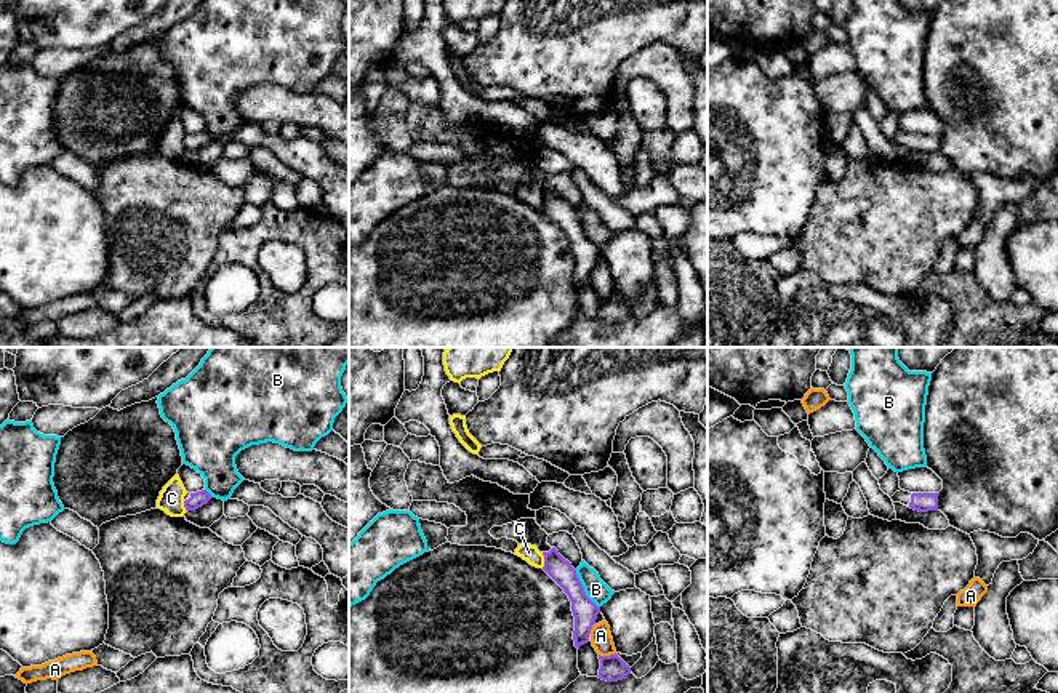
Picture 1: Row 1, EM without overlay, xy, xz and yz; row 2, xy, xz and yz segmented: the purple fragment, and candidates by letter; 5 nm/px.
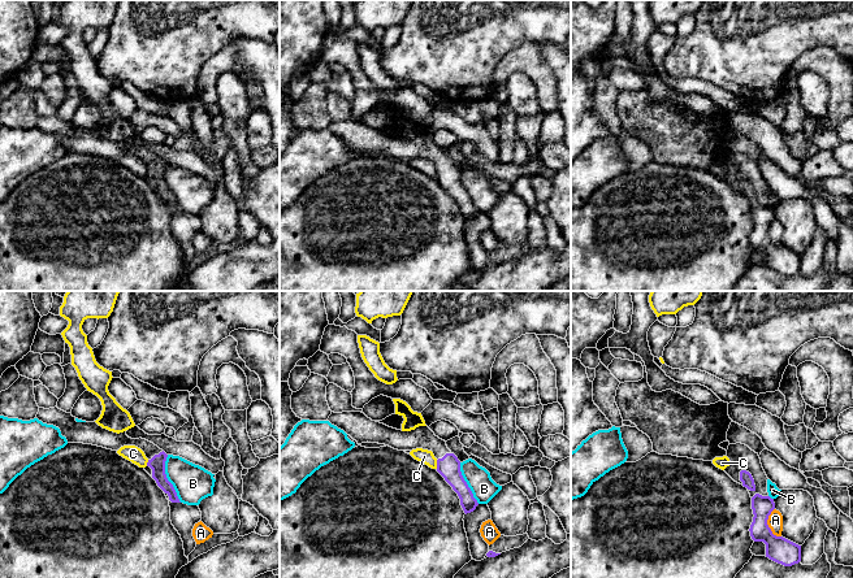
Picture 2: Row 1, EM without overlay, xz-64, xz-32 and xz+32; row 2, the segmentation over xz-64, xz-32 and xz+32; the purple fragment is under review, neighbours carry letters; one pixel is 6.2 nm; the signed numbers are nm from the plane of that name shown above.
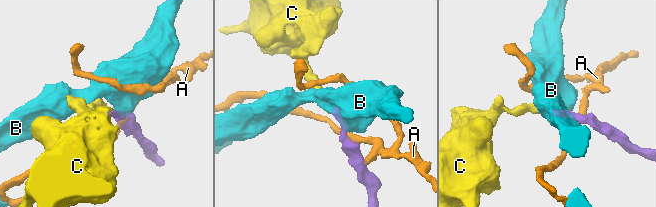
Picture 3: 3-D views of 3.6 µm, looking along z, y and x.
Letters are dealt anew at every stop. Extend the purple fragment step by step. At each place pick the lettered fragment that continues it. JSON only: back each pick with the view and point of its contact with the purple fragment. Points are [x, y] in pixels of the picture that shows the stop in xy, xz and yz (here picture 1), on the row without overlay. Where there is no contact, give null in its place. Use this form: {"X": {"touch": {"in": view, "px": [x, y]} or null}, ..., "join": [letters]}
{"join": []}

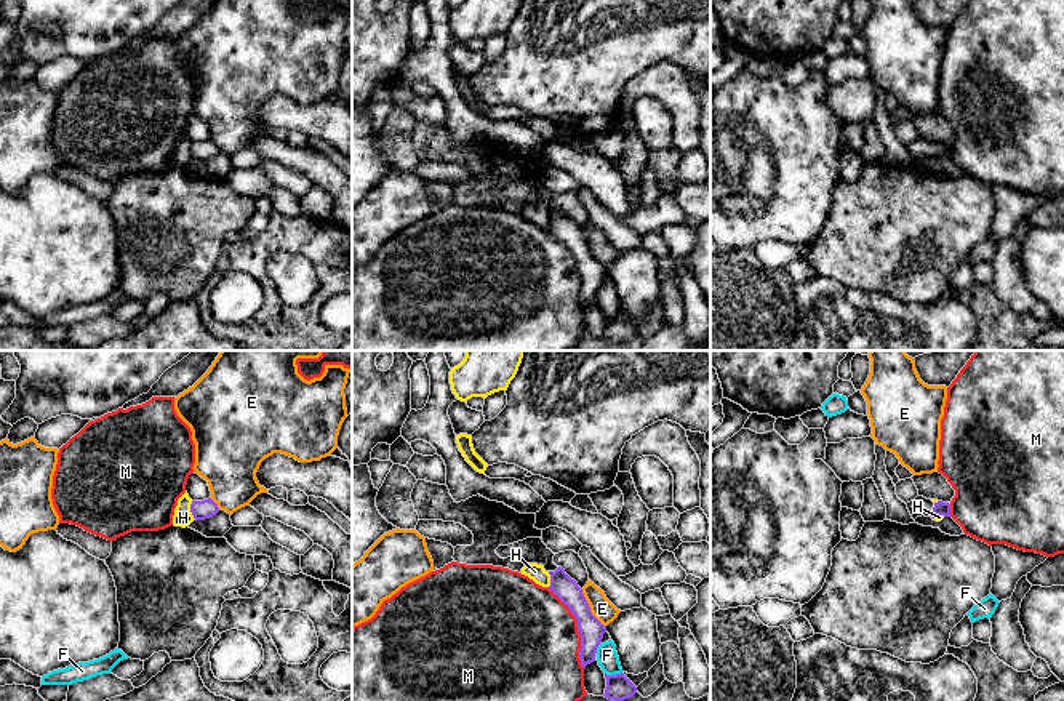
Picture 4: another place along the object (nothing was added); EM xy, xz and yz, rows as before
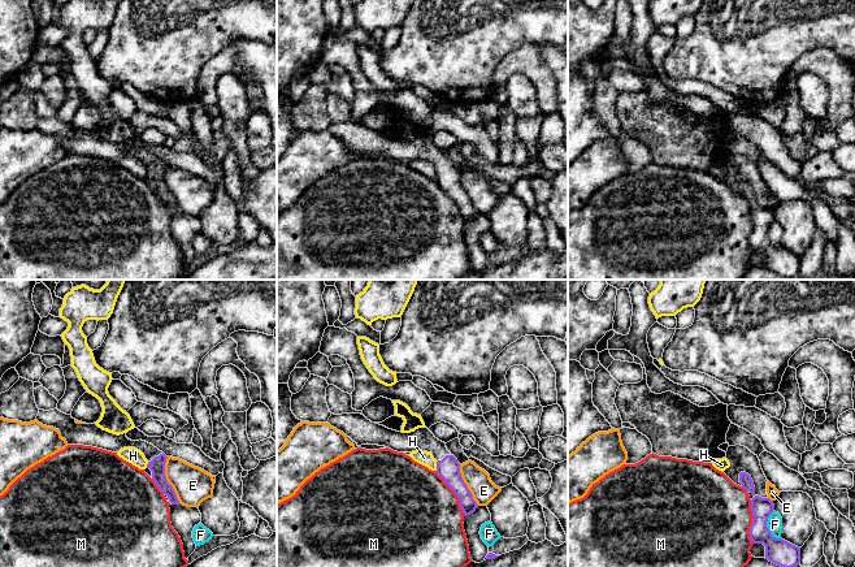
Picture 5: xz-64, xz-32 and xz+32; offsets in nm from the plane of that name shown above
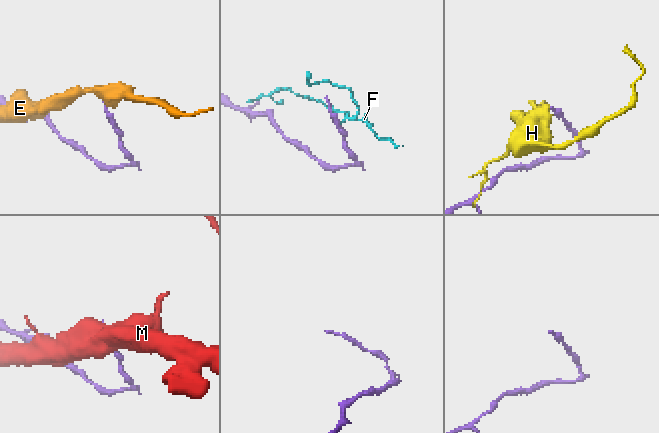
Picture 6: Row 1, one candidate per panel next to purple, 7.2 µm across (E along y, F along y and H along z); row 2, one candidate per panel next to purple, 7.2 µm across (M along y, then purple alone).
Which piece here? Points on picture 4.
{"join": []}

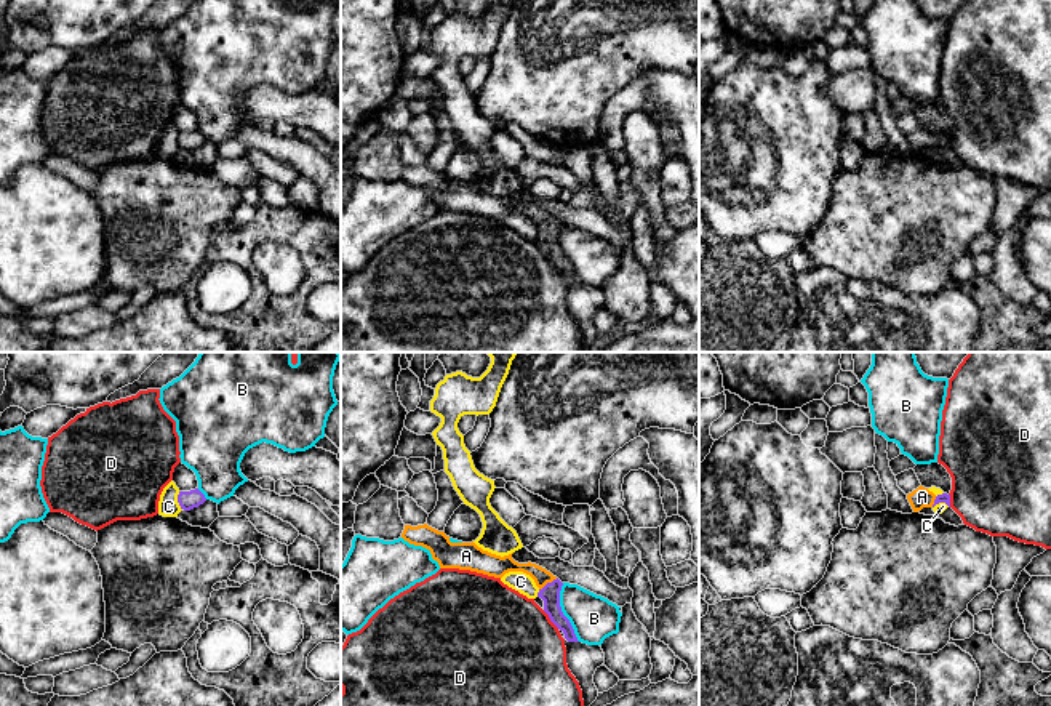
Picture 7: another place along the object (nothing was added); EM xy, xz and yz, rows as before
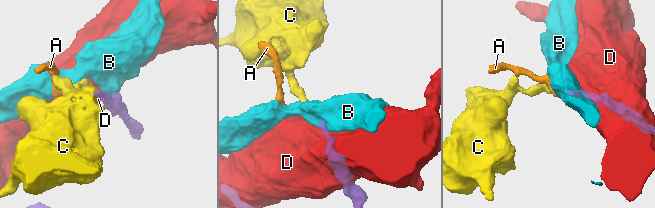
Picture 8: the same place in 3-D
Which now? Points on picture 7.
{"A": {"touch": {"in": "xz", "px": [547, 224]}}, "join": ["A"]}

